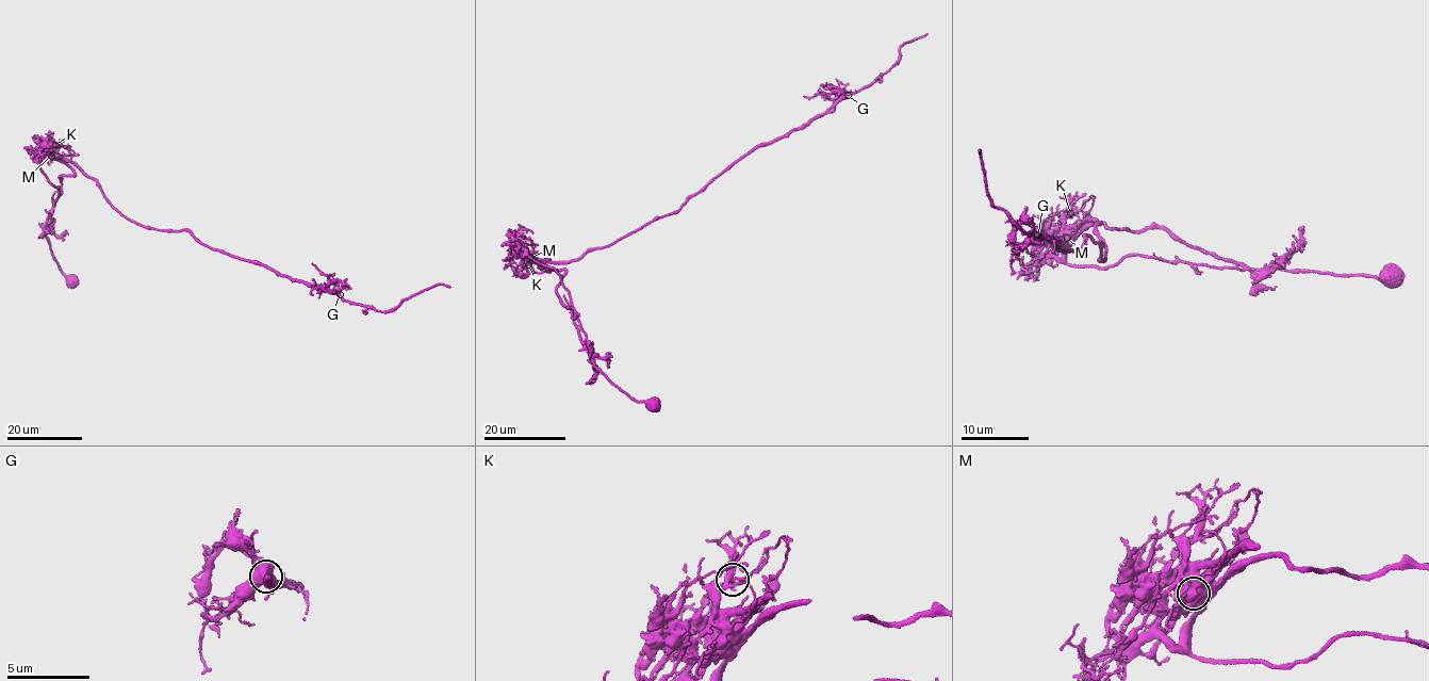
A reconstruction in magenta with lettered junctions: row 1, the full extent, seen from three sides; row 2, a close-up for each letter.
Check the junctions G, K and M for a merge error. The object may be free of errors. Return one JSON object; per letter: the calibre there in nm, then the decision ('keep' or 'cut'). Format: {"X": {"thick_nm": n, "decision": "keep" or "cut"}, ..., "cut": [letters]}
{"G": {"thick_nm": 500, "decision": "keep"}, "K": {"thick_nm": 300, "decision": "keep"}, "M": {"thick_nm": 800, "decision": "cut"}, "cut": ["M"]}

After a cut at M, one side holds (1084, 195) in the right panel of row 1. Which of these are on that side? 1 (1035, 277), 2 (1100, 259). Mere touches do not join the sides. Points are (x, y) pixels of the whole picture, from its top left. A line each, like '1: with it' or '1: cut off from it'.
1: with it
2: cut off from it

